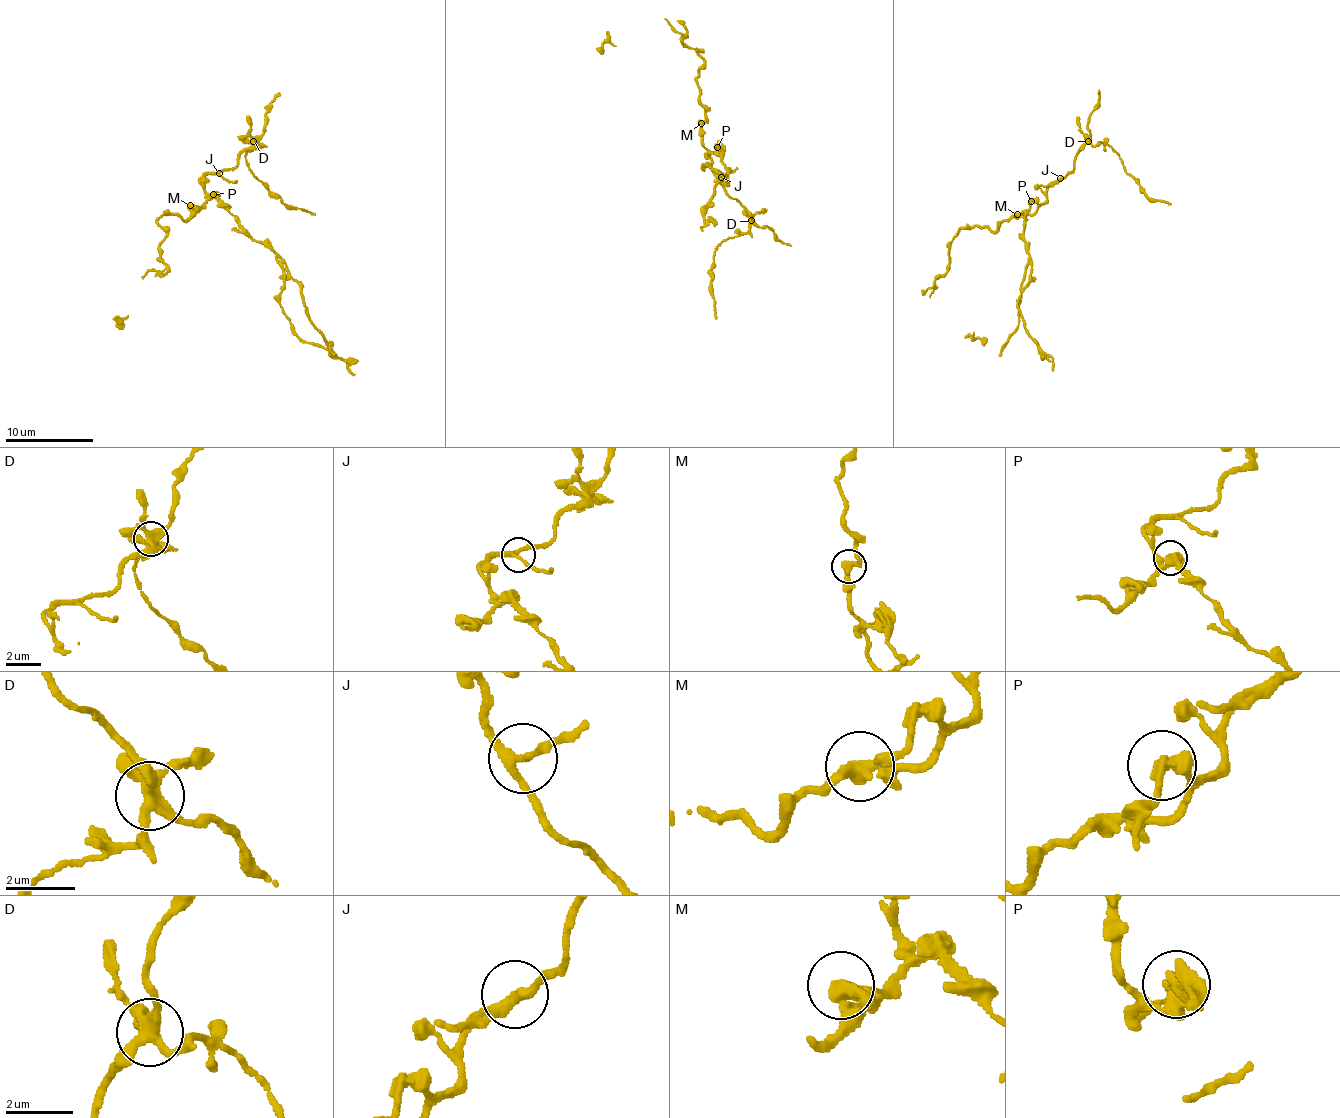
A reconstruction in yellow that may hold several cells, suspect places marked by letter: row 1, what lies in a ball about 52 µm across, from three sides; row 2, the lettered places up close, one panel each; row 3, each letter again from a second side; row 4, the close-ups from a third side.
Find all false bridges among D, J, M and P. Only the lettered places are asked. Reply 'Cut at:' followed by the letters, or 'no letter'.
Cut at: D, P

